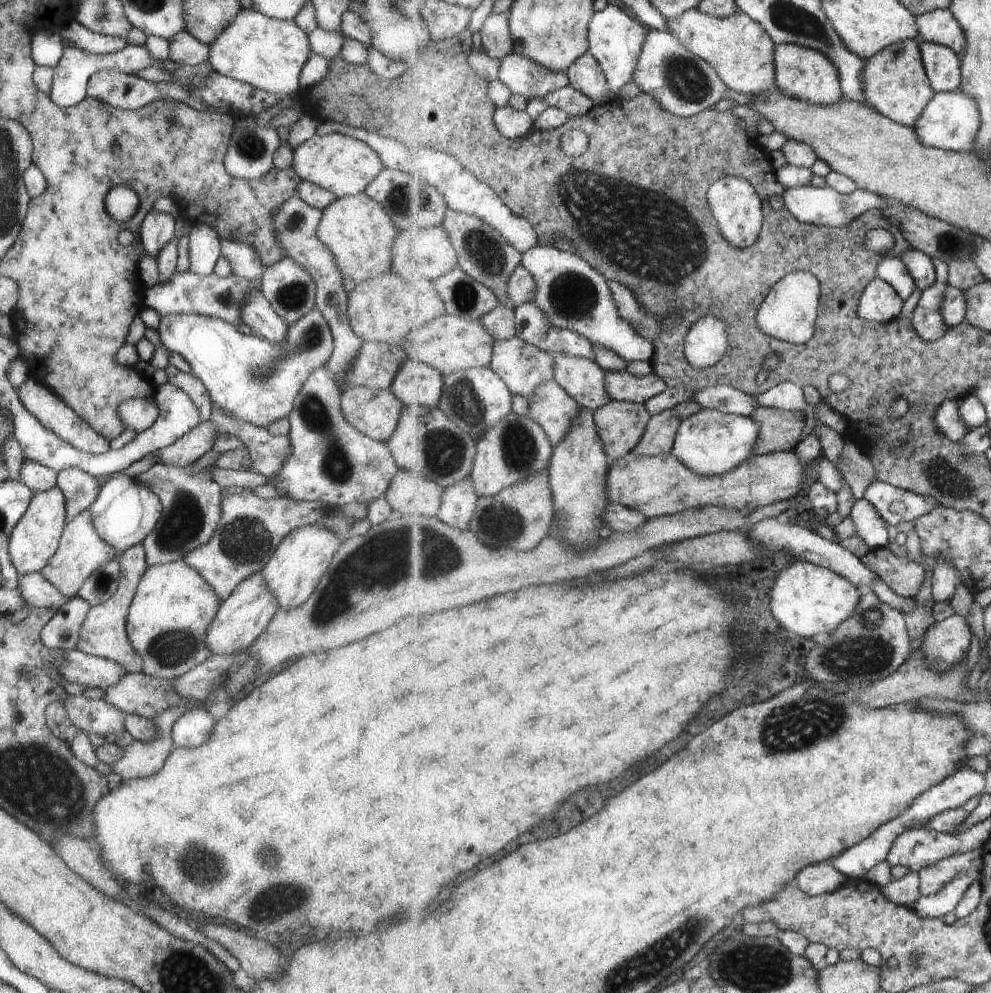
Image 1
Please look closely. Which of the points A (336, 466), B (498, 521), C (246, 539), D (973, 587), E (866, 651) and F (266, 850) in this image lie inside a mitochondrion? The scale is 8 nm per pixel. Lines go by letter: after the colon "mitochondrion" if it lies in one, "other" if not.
A: mitochondrion
B: mitochondrion
C: mitochondrion
D: other
E: mitochondrion
F: mitochondrion

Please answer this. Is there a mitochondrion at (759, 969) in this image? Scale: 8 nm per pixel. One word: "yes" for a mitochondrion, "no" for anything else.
yes

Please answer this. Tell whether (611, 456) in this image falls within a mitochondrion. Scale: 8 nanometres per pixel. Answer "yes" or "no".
no

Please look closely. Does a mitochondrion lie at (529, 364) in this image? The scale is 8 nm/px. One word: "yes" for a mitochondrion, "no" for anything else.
yes

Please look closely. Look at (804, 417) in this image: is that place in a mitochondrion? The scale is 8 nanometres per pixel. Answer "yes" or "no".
no

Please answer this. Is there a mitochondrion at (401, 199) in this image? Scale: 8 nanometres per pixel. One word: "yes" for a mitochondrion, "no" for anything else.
yes

